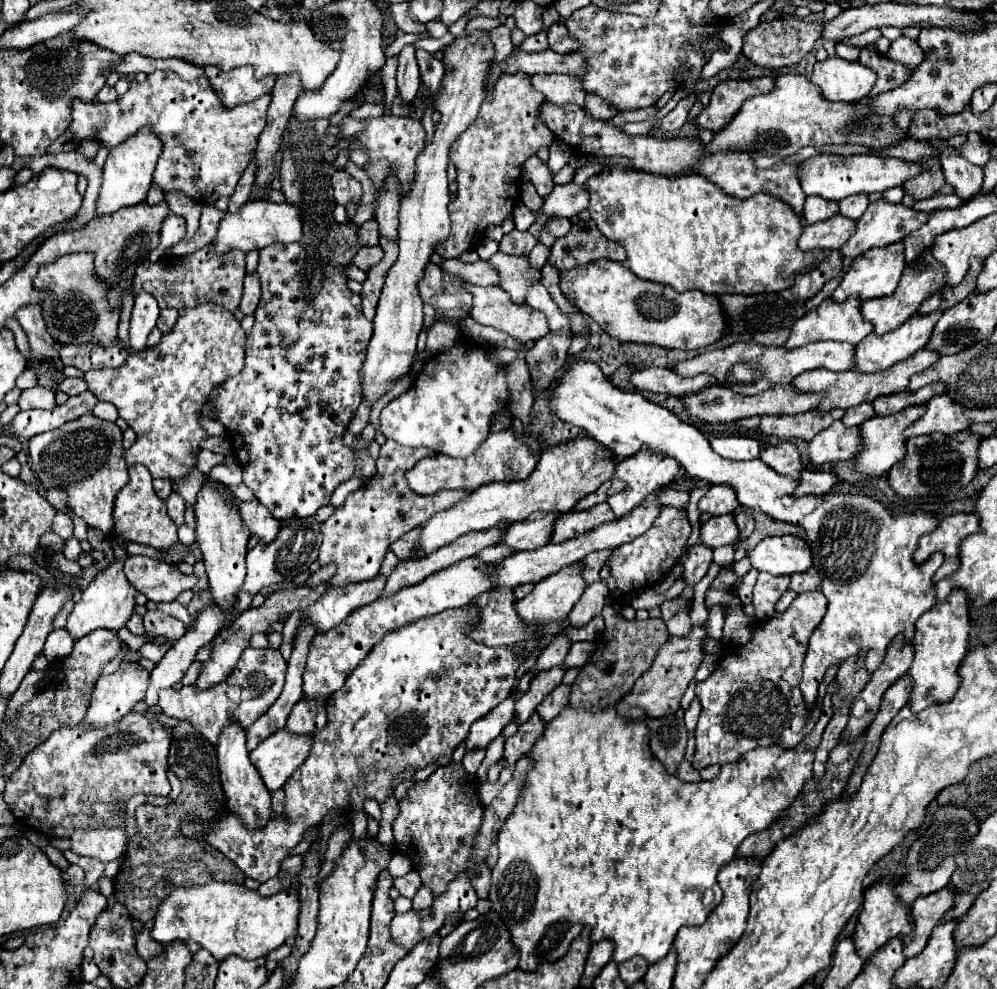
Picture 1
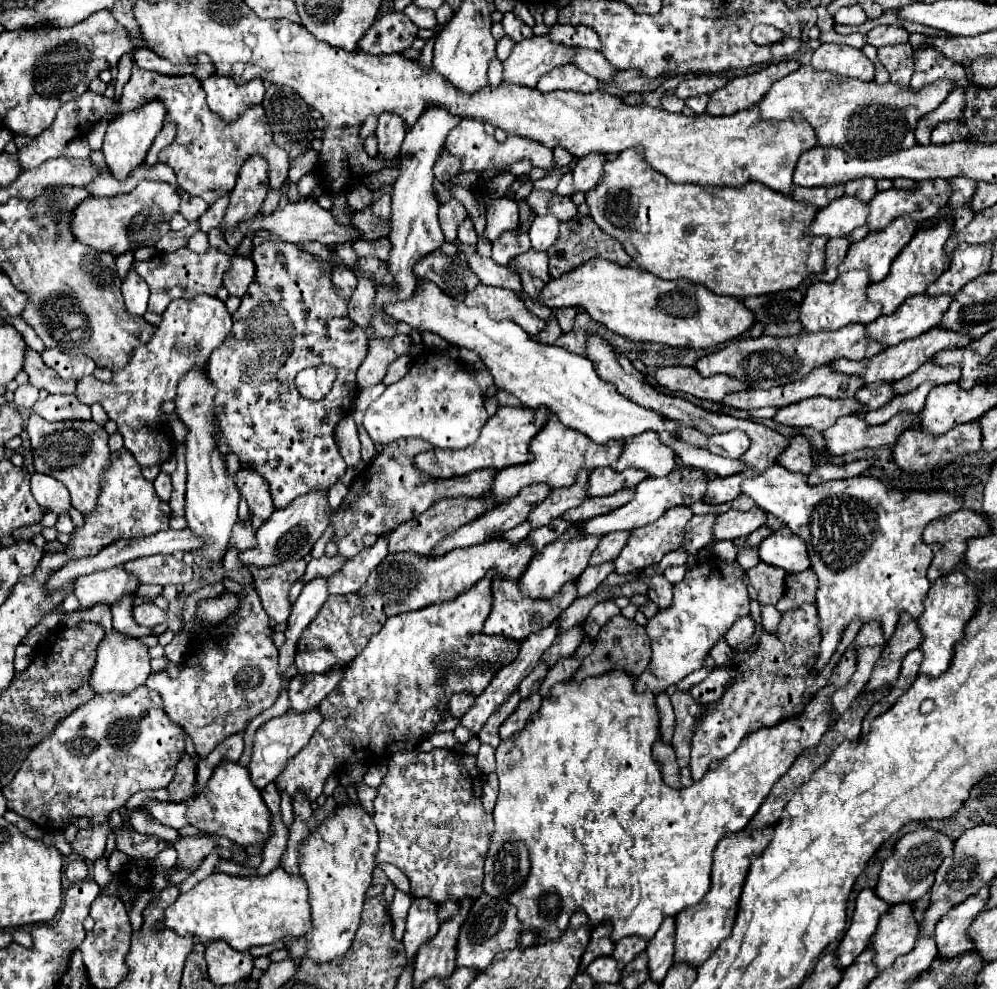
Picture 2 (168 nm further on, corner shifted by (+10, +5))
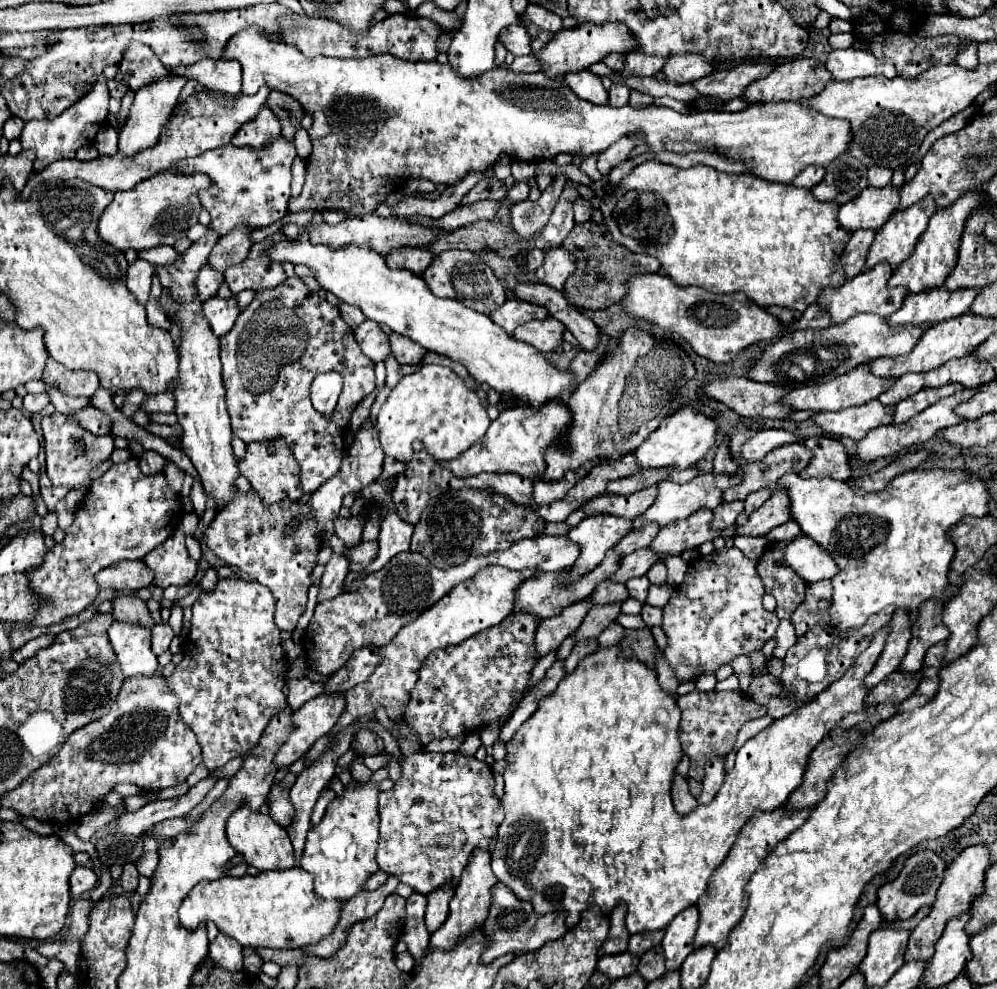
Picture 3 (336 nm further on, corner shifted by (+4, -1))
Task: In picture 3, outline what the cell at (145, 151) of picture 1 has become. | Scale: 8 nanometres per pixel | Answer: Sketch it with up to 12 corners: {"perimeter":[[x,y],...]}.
{"perimeter":[[169,74],[135,92],[119,152],[153,148],[187,78]]}

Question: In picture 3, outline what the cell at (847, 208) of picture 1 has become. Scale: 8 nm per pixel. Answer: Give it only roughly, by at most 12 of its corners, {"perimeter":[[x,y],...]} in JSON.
{"perimeter":[[889,168],[867,170],[867,186],[883,188],[891,182]]}

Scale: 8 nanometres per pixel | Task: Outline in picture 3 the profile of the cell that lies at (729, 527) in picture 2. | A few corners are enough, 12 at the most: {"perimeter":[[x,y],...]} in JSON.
{"perimeter":[[775,494],[733,538],[765,536],[789,520],[785,494]]}

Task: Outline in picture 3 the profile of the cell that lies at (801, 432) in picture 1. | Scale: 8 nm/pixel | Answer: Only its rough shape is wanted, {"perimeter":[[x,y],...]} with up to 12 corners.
{"perimeter":[[879,400],[809,422],[825,434],[857,440],[891,424],[893,406]]}

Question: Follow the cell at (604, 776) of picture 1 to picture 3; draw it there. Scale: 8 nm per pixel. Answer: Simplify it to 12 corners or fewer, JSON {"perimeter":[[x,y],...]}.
{"perimeter":[[889,628],[671,802],[675,698],[599,648],[507,742],[491,868],[537,916],[663,930],[829,730]]}

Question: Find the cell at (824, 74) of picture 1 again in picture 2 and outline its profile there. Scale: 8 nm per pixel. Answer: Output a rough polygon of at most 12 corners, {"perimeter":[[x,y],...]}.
{"perimeter":[[821,44],[811,64],[873,80],[875,66],[857,48]]}

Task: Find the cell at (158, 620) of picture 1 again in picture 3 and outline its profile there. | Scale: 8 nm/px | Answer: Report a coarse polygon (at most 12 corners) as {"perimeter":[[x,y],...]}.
{"perimeter":[[133,594],[113,600],[113,618],[153,628],[155,620]]}

